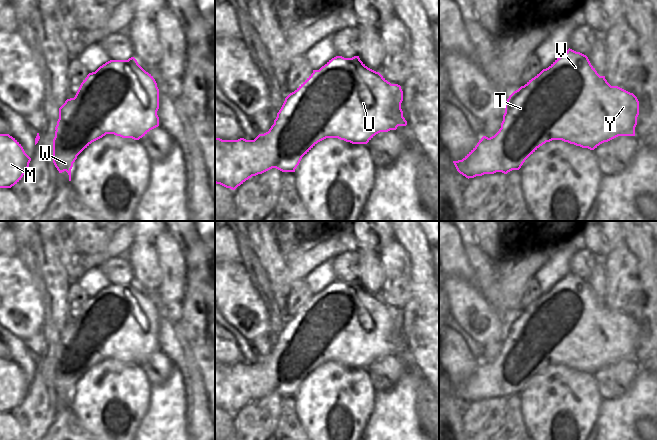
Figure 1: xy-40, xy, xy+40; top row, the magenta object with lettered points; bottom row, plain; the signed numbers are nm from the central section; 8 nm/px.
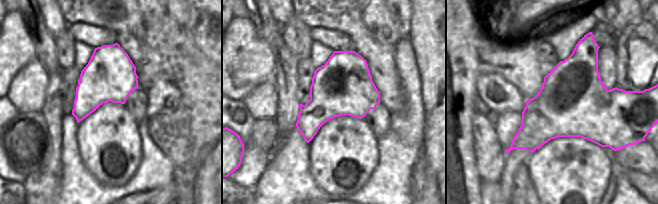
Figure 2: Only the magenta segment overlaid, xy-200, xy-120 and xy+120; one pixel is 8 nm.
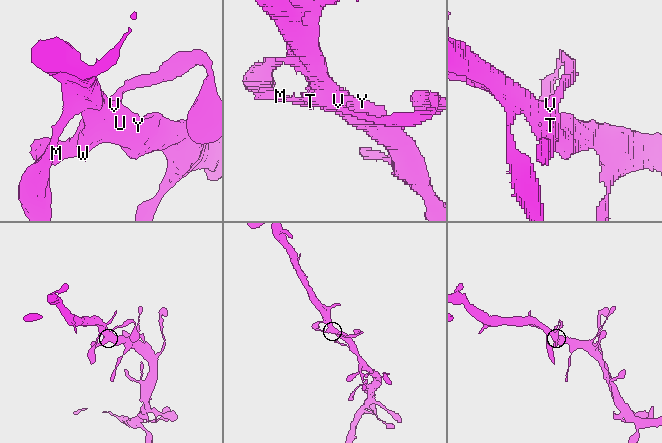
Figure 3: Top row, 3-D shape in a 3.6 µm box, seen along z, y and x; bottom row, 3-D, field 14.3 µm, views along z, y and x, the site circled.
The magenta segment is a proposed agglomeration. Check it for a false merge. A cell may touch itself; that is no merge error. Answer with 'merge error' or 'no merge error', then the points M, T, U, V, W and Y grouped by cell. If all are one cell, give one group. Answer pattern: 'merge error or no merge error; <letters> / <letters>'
merge error; M V W / T U Y

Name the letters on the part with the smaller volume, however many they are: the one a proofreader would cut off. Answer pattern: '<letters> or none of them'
M, V, W

